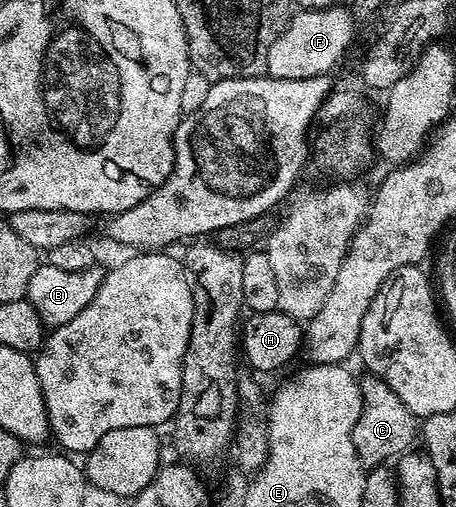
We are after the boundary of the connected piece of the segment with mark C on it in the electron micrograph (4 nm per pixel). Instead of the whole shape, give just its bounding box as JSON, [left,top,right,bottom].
[353,374,419,469]

